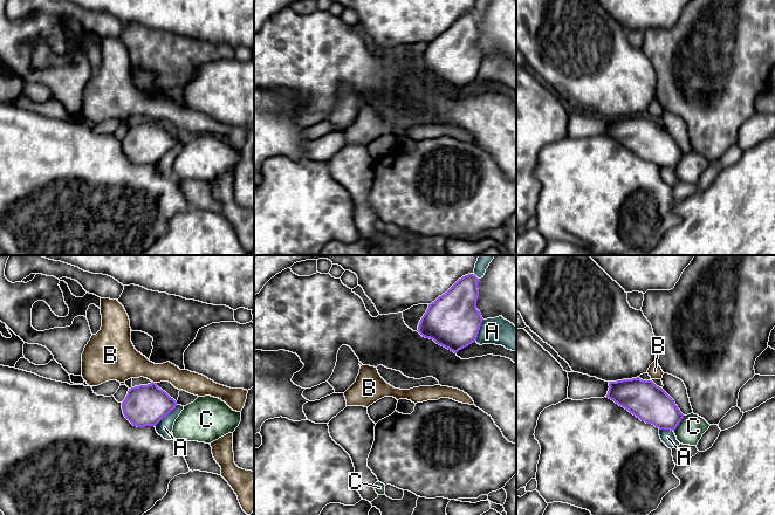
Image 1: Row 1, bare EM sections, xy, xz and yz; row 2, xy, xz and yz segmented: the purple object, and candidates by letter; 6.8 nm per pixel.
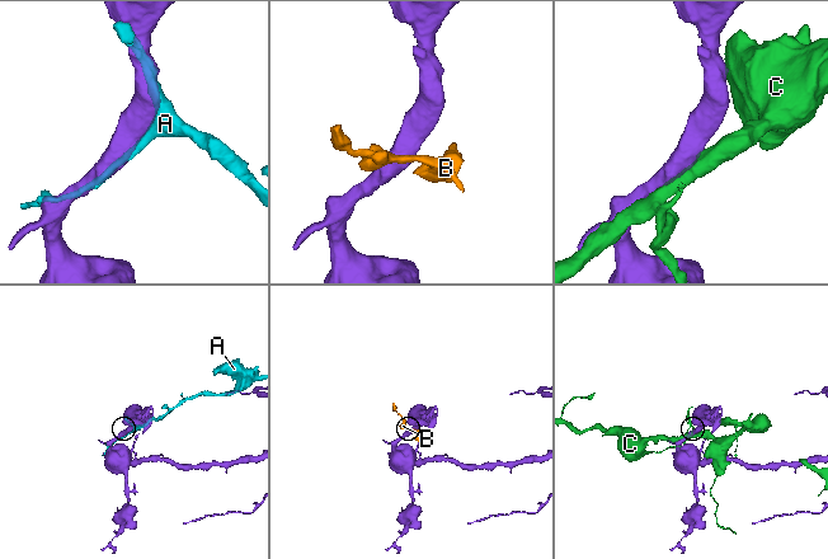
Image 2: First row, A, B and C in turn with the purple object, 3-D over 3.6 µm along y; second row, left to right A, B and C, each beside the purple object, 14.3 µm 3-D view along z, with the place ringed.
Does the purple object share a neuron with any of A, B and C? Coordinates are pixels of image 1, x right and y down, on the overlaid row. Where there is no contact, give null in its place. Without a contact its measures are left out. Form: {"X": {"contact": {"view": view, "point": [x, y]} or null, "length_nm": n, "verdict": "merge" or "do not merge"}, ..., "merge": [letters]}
{"A": {"contact": {"view": "xy", "point": [165, 416]}, "length_nm": 220, "verdict": "do not merge"}, "B": {"contact": {"view": "xy", "point": [155, 383]}, "length_nm": 40, "verdict": "do not merge"}, "C": {"contact": {"view": "yz", "point": [678, 424]}, "length_nm": 130, "verdict": "do not merge"}, "merge": []}

